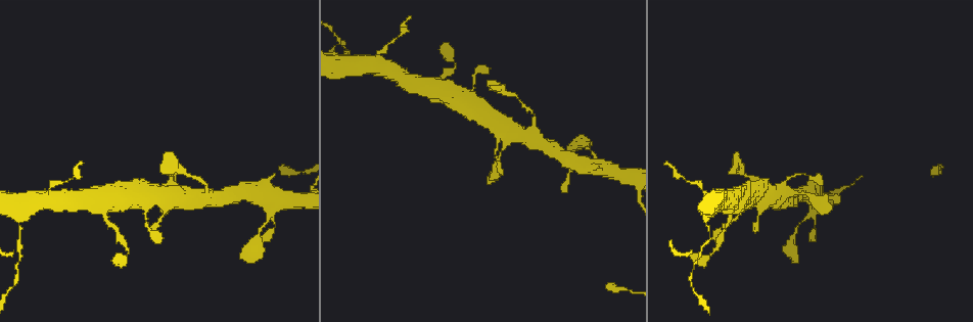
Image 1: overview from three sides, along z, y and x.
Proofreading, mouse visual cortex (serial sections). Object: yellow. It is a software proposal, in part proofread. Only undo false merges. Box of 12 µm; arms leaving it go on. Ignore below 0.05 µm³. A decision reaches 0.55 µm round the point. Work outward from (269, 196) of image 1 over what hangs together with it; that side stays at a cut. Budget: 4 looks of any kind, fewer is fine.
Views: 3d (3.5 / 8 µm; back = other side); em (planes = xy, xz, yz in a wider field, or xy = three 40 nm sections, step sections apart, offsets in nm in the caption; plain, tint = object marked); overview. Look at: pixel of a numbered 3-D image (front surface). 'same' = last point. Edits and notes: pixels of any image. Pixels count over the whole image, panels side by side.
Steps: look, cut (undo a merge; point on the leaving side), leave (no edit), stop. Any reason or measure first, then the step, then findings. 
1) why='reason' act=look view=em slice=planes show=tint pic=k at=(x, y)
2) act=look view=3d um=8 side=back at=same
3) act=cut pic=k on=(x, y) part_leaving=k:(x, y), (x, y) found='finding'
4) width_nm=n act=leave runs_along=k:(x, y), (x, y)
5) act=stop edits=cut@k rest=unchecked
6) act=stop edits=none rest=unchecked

act=look view=3d um=3.5 pic=1 at=(103, 209)

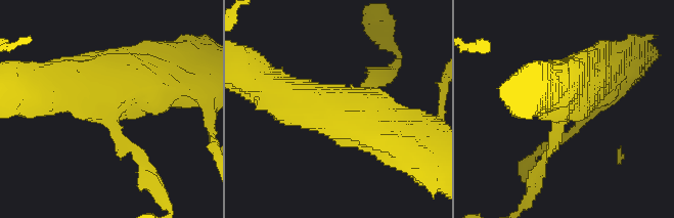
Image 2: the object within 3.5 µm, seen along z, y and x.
why='shape alone is not enough' act=look view=em slice=planes show=tint pic=2 at=(110, 105)

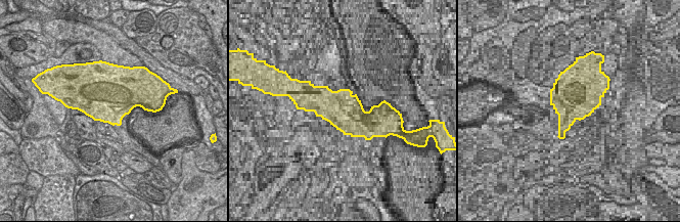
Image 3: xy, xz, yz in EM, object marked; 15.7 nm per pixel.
width_nm=900 act=leave runs_along=2:(400, 133), (290, 101), (268, 88) found='one cell here'

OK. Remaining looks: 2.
why='abrupt turn' act=look view=3d um=8 pic=1 at=(717, 228)

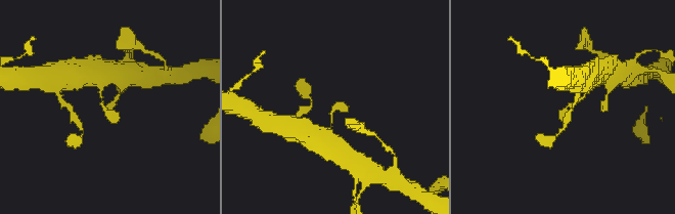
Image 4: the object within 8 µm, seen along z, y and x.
why='need the tissue' act=look view=em slice=xy step=3 show=tint pic=4 at=(103, 109)

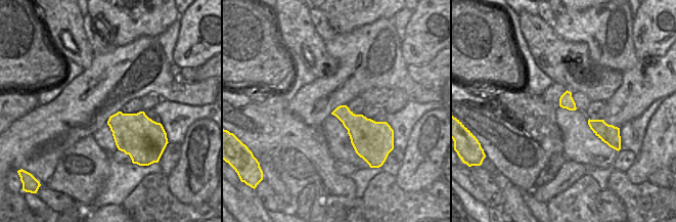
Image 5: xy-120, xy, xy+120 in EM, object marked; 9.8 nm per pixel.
act=leave runs_along=4:(587, 91), (565, 110), (567, 122) found='continuous, no second cell'

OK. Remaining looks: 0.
act=stop edits=none rest=unchecked

